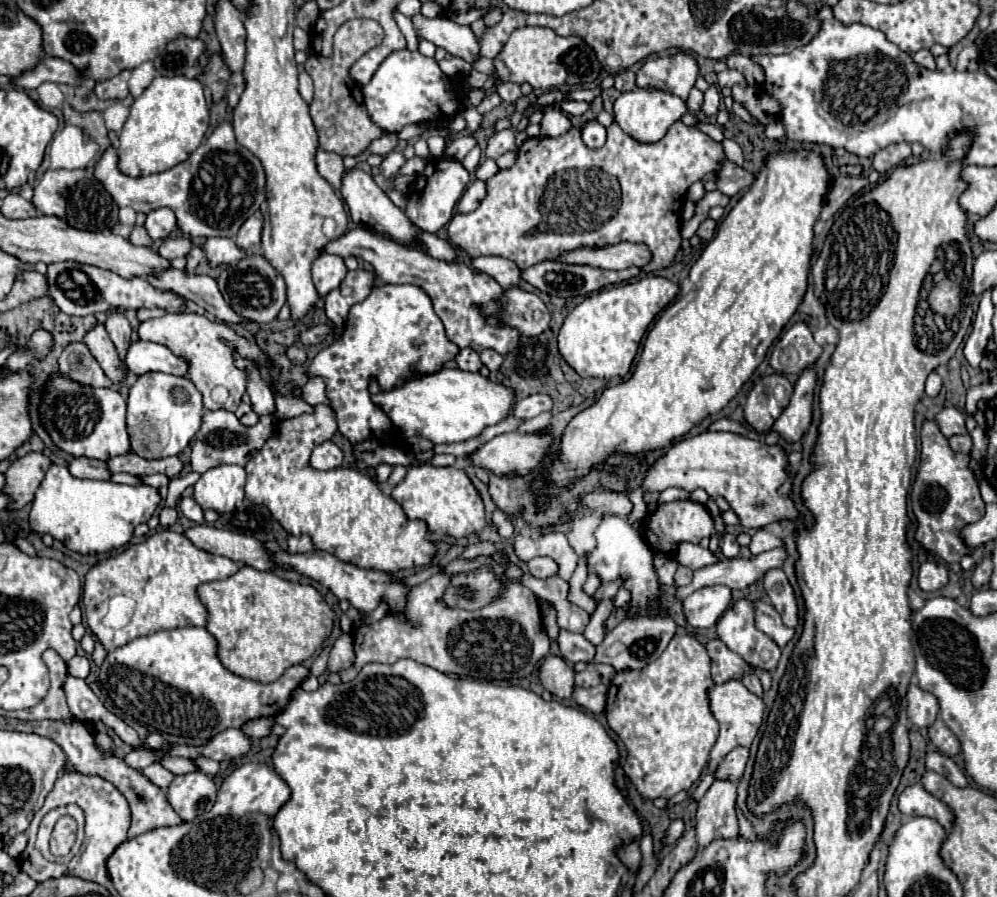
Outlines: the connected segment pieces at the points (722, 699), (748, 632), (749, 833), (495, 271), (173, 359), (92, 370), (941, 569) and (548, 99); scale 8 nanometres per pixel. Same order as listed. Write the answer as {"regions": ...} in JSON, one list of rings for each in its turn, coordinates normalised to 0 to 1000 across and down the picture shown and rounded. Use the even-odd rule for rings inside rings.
{"regions":[[[[730,759],[726,764],[716,764],[710,775],[712,775],[712,790],[714,790],[718,804],[722,806],[722,822],[720,822],[718,831],[714,833],[714,837],[712,837],[712,848],[710,848],[708,864],[702,868],[700,877],[692,886],[694,893],[702,893],[706,889],[706,884],[710,882],[710,877],[716,871],[716,860],[720,857],[720,853],[722,853],[722,848],[726,846],[728,839],[732,839],[738,833],[752,833],[754,831],[754,826],[760,819],[760,813],[762,813],[762,806],[764,806],[764,799],[766,799],[766,790],[768,790],[766,779],[752,773],[742,759]]],[[[740,668],[718,695],[720,712],[760,748],[774,748],[782,735],[782,721],[758,699],[756,670]],[[764,726],[772,726],[772,735],[764,735]]],[[[738,900],[738,906],[740,906],[740,918],[742,918],[742,929],[744,929],[744,933],[754,935],[754,933],[756,933],[756,924],[754,924],[752,913],[748,913],[748,909],[744,906],[742,900]]],[[[477,287],[473,289],[473,298],[495,309],[506,322],[516,322],[524,315],[524,302],[520,300],[520,295],[504,287]]],[[[132,380],[126,394],[126,409],[136,420],[150,416],[150,414],[162,414],[171,418],[183,418],[187,420],[189,407],[185,400],[173,396],[173,391],[158,382],[146,382],[146,380]]],[[[68,382],[58,405],[60,405],[60,416],[82,429],[112,431],[112,425],[104,418],[98,402],[90,396],[86,382]]],[[[929,625],[921,634],[921,654],[929,661],[941,659],[951,650],[951,637],[945,628],[935,628]]],[[[556,99],[556,101],[550,101],[550,104],[542,106],[536,115],[542,115],[542,117],[548,117],[548,115],[560,115],[560,113],[564,113],[566,108],[568,108],[568,104],[566,104],[566,101]]]]}

